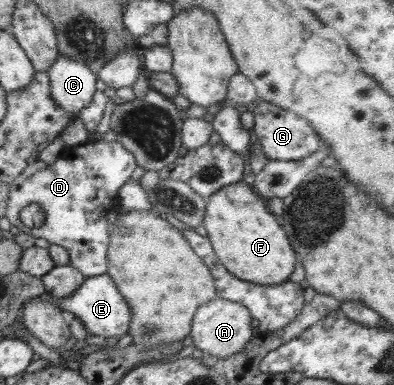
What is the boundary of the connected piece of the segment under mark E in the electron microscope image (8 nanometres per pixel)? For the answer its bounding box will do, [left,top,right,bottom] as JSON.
[34,273,132,341]

